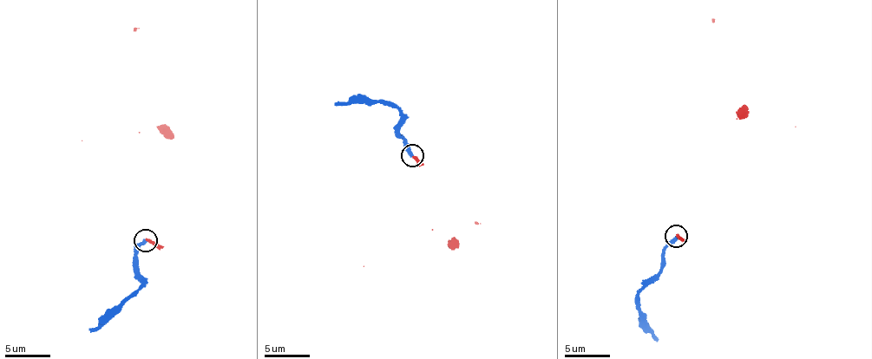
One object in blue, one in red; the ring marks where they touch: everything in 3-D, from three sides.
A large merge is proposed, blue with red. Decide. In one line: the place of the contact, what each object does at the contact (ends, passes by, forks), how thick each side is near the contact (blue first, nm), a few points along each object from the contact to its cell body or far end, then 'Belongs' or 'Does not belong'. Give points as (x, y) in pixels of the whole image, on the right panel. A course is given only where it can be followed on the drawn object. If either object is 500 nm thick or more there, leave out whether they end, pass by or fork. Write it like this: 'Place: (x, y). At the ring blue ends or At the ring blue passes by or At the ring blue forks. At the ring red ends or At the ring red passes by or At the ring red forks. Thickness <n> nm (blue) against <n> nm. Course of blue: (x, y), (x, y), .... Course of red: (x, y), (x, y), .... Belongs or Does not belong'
Place: (676, 236). At the ring blue ends. At the ring red ends. Thickness 320 nm (blue) against 240 nm. Course of blue: (677, 237), (663, 251), (658, 276), (639, 290), (640, 310), (649, 331), (658, 340). Course of red: (677, 237), (740, 119), (741, 108), (711, 18). Does not belong

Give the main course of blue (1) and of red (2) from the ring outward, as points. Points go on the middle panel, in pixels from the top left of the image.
1: (412, 155), (405, 138), (396, 129), (400, 110), (376, 102), (349, 101), (334, 106)
2: (412, 155), (455, 241), (448, 240), (475, 223), (481, 223)

